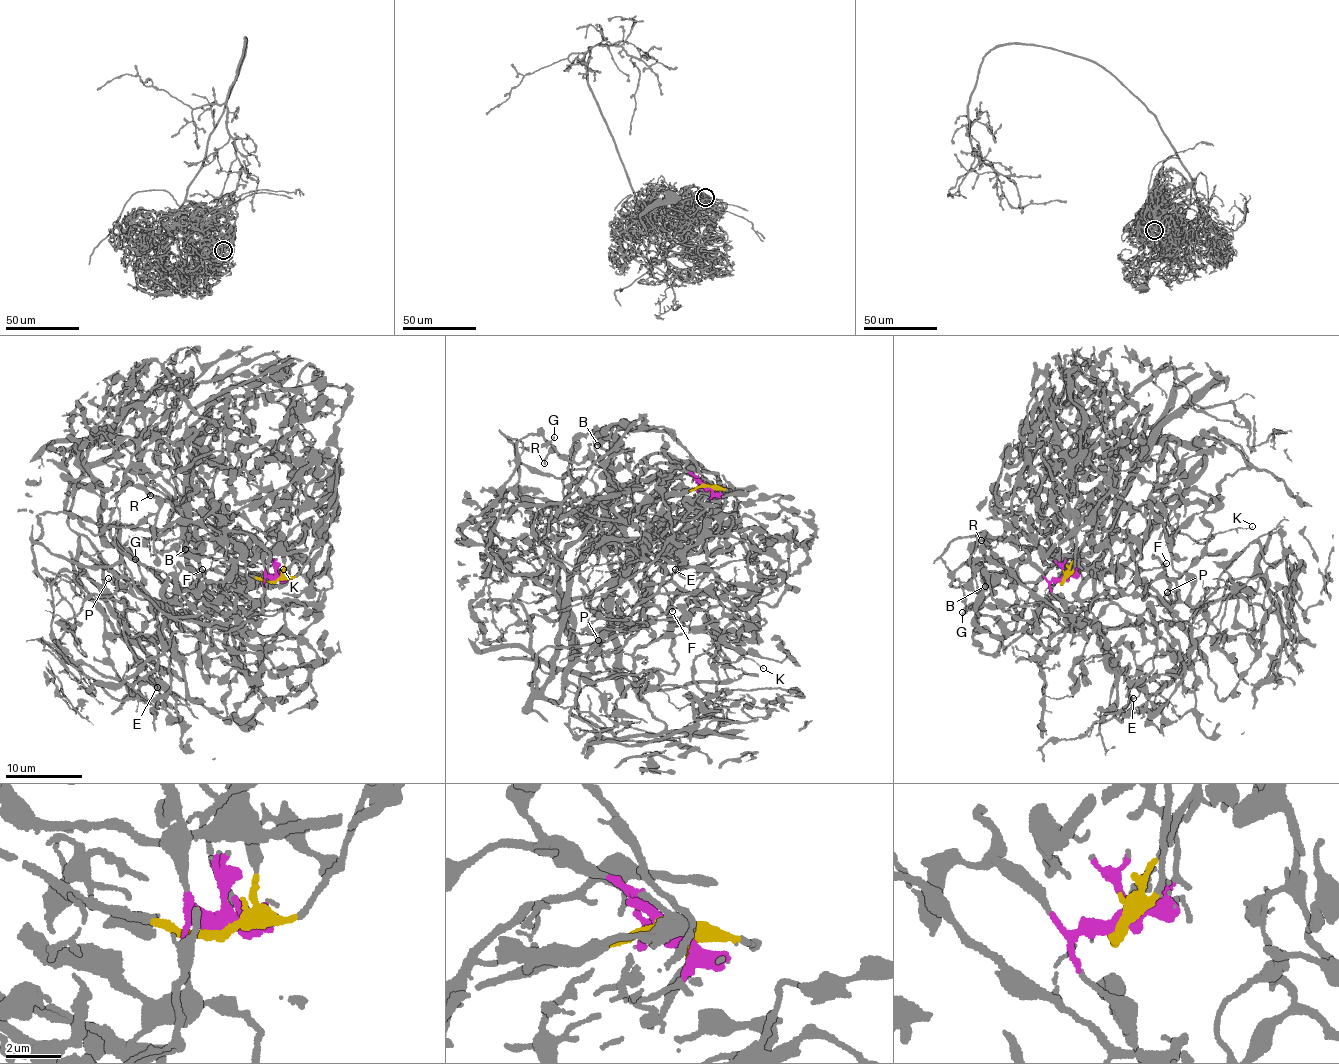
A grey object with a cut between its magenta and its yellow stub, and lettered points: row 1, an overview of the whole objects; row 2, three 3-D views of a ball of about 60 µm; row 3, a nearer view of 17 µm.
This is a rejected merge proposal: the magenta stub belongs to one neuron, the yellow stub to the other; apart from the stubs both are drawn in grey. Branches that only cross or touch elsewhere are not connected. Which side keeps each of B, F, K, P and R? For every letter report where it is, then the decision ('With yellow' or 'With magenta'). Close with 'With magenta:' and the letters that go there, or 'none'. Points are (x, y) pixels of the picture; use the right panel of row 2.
B: Place: (985, 586). With magenta
F: Place: (1166, 563). With yellow
K: Place: (1252, 526). With yellow
P: Place: (1167, 592). With yellow
R: Place: (981, 540). With magenta
With magenta: B, R

